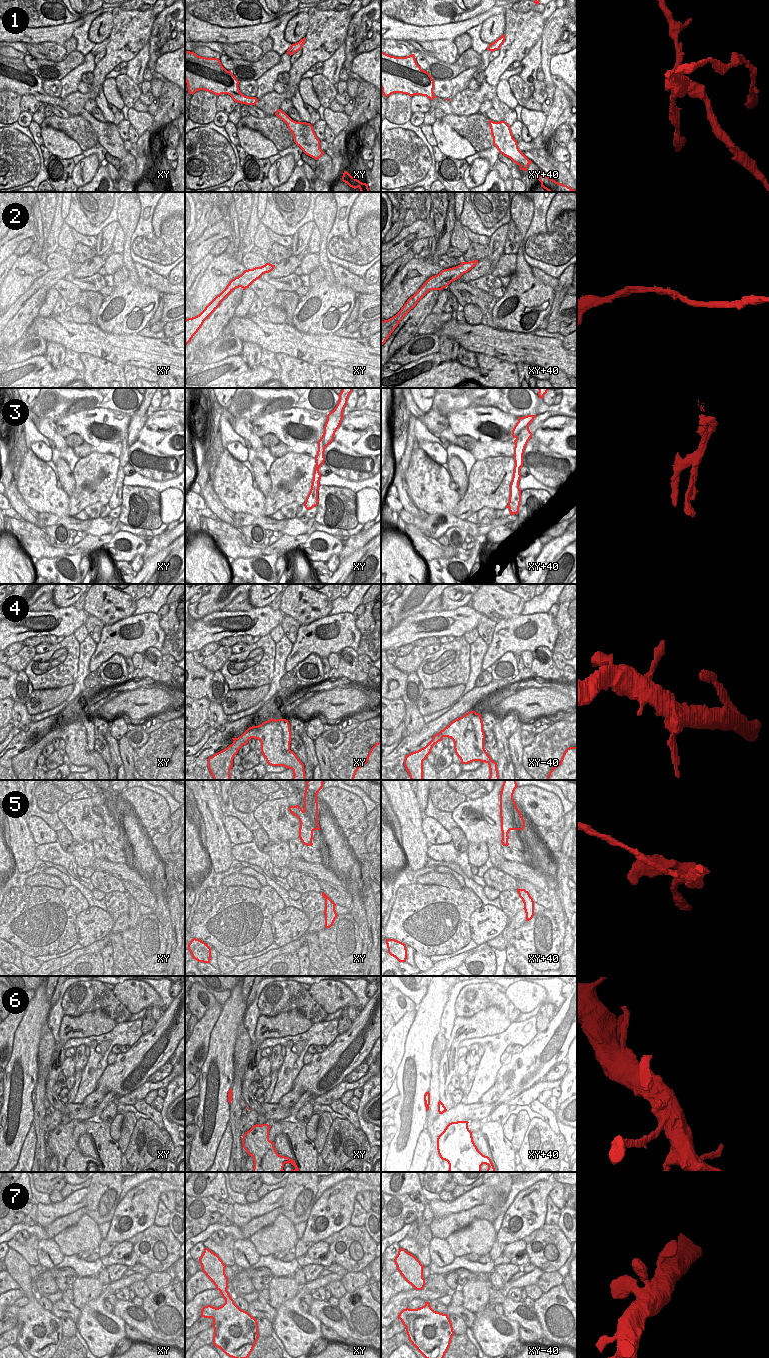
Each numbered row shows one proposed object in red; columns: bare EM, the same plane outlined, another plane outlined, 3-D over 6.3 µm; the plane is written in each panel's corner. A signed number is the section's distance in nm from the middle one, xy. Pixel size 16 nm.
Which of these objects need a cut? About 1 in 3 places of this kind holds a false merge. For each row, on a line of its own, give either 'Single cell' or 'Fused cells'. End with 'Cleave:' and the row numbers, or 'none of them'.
1: Fused cells
2: Single cell
3: Fused cells
4: Single cell
5: Fused cells
6: Single cell
7: Single cell
Cleave: 1, 3, 5.

